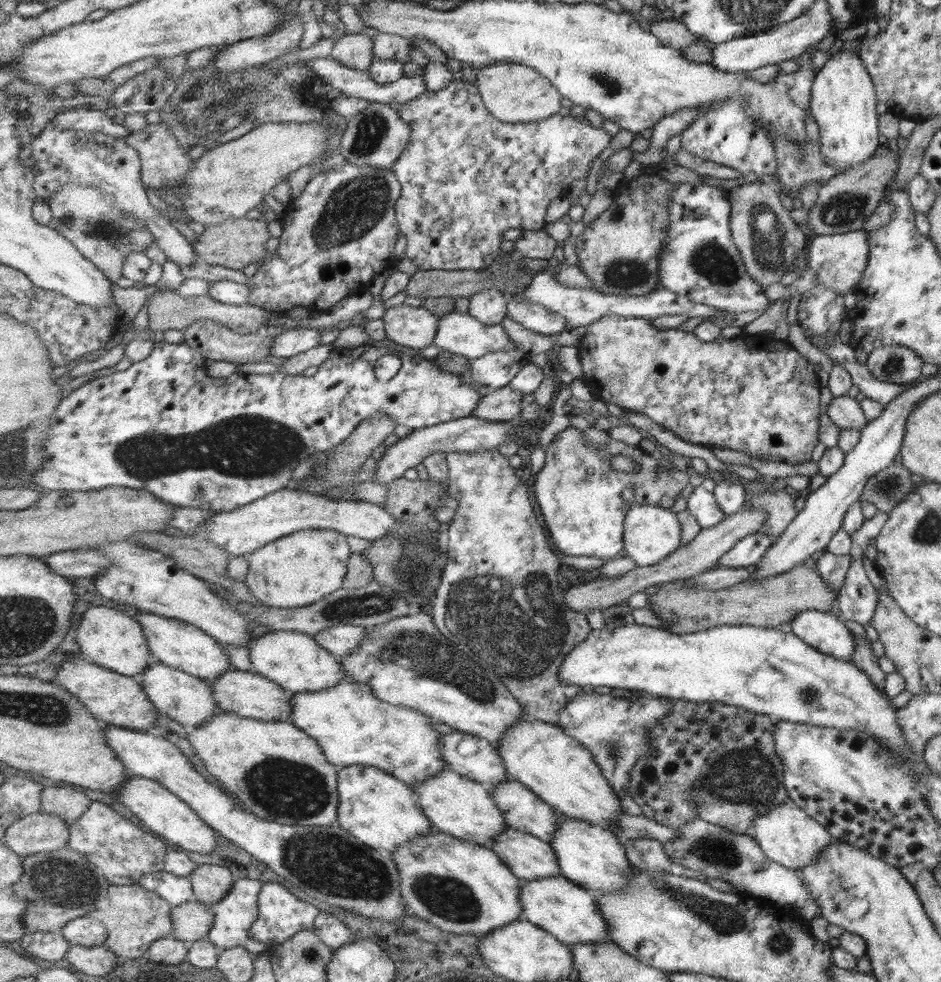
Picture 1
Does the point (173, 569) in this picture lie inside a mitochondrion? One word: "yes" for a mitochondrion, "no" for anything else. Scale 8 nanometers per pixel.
no

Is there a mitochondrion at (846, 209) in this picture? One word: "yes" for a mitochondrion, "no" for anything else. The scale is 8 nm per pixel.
yes

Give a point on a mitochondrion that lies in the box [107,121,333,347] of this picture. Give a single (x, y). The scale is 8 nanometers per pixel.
(163, 182)

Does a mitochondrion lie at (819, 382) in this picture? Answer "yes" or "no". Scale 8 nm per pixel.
no

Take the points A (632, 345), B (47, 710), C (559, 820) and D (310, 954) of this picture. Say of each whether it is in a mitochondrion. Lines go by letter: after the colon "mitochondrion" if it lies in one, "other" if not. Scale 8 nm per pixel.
A: mitochondrion
B: mitochondrion
C: other
D: mitochondrion

